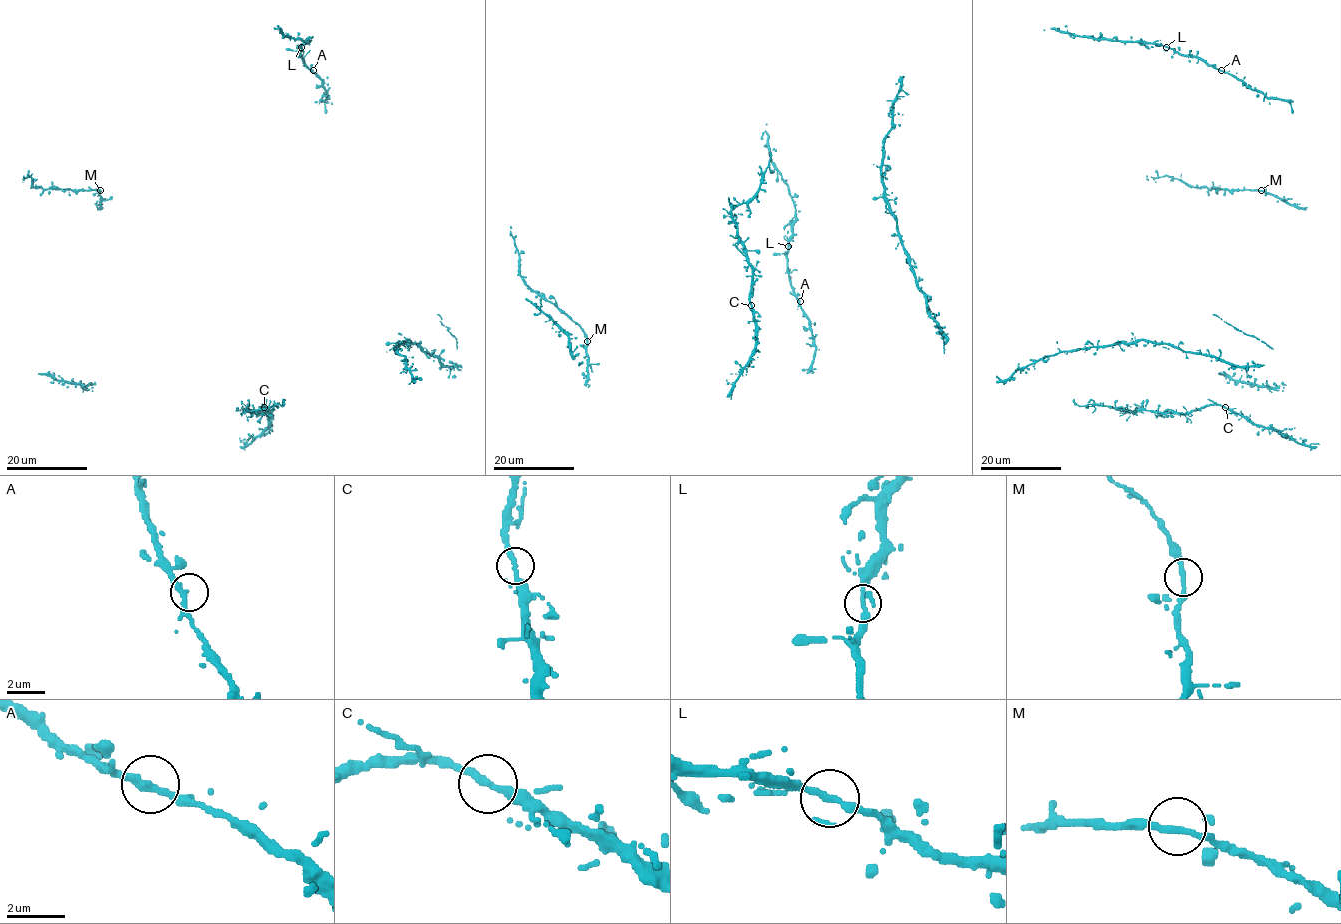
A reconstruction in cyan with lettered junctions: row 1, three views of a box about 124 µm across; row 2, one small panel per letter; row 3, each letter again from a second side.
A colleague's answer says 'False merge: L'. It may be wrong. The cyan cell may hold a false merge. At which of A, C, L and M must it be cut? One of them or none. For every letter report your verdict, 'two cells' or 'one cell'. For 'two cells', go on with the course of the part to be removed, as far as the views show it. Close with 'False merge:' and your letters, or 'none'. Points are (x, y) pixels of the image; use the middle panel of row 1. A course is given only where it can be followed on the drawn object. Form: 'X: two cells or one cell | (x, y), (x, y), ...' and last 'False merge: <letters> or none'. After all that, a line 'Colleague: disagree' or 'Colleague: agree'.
A: one cell
C: one cell
L: one cell
M: one cell
False merge: none
Colleague: disagree

